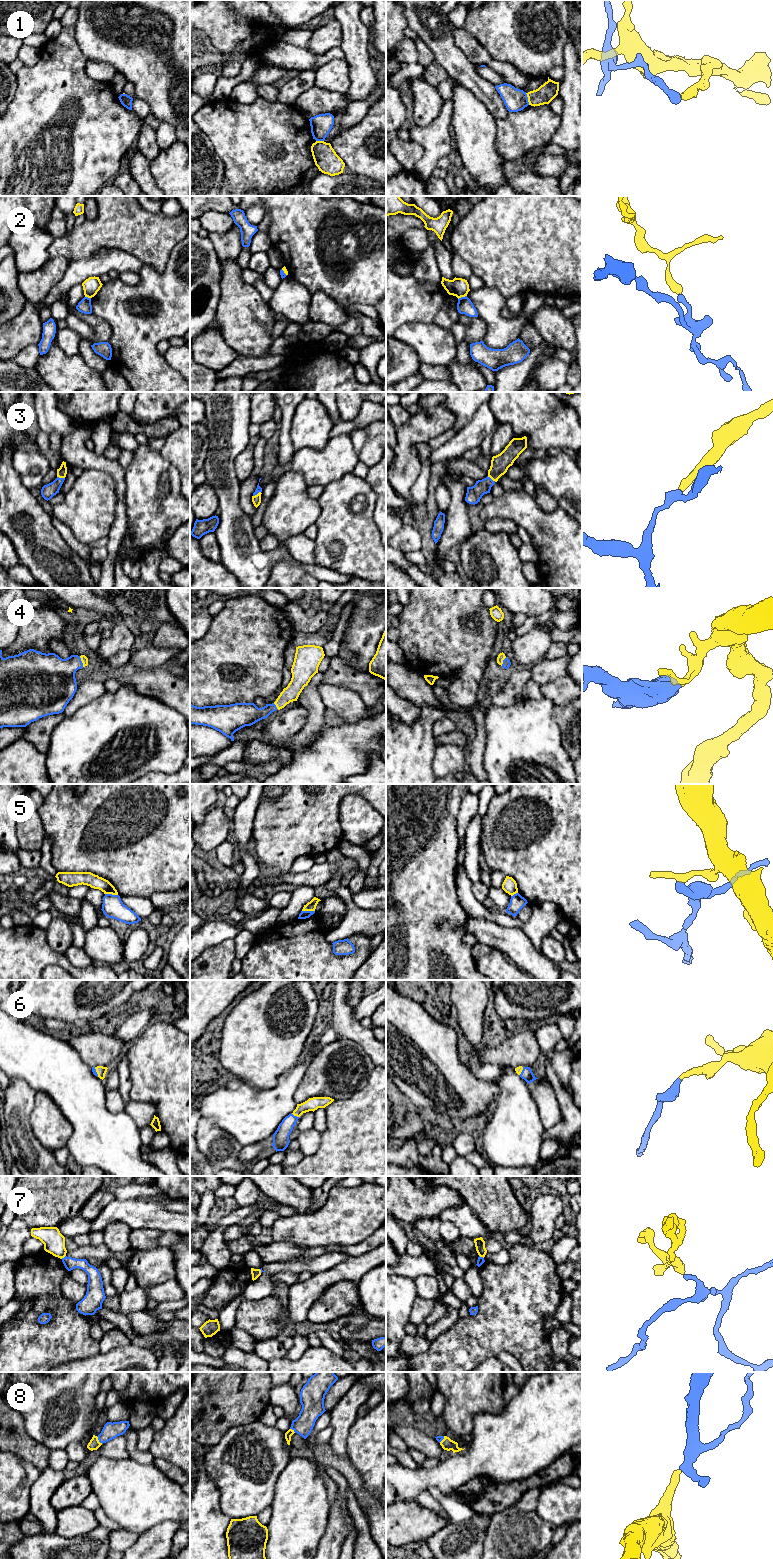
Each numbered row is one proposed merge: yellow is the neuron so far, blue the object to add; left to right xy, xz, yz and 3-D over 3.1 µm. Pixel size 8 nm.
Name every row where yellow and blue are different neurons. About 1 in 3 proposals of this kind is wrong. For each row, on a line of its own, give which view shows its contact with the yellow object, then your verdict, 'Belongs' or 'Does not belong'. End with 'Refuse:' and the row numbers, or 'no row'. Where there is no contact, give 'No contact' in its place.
1: Touches yellow in yz. Does not belong
2: Touches yellow in yz. Does not belong
3: Touches yellow in xy. Belongs
4: Touches yellow in xy. Belongs
5: Touches yellow in xy. Does not belong
6: Touches yellow in xz. Belongs
7: Touches yellow in xy. Does not belong
8: Touches yellow in xy. Belongs
Refuse: 1, 2, 5, 7

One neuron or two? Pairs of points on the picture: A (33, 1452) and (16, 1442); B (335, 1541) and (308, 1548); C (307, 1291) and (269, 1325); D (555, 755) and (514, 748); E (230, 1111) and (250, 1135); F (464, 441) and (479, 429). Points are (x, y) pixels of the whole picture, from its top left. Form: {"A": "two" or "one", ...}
{"A": "one", "B": "two", "C": "two", "D": "one", "E": "one", "F": "one"}

